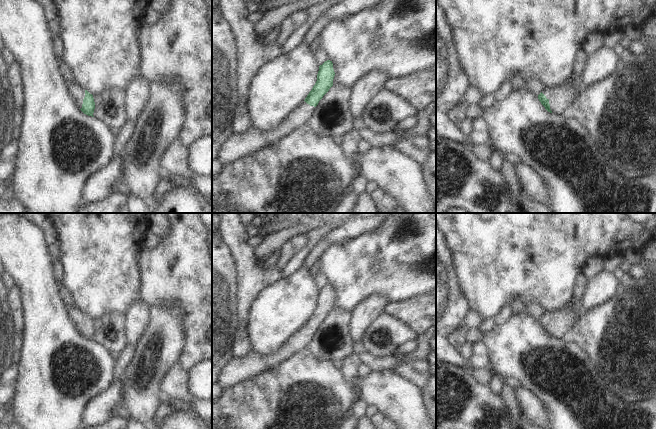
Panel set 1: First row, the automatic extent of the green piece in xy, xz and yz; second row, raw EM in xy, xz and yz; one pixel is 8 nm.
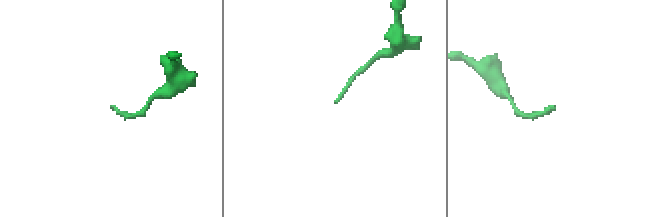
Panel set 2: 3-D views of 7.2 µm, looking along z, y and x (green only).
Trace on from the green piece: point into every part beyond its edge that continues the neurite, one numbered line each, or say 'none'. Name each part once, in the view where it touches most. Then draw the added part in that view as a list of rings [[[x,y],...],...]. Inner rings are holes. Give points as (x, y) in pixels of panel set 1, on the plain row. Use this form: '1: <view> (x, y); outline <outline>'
1: yz (561, 321); outline [[[572,303],[558,310],[545,312],[542,317],[549,324],[552,337],[556,339],[563,339],[580,319]]]

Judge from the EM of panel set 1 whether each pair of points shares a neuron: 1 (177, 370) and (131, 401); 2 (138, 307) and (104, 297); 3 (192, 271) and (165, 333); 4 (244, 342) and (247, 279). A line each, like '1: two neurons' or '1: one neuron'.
1: two neurons
2: two neurons
3: two neurons
4: one neuron

